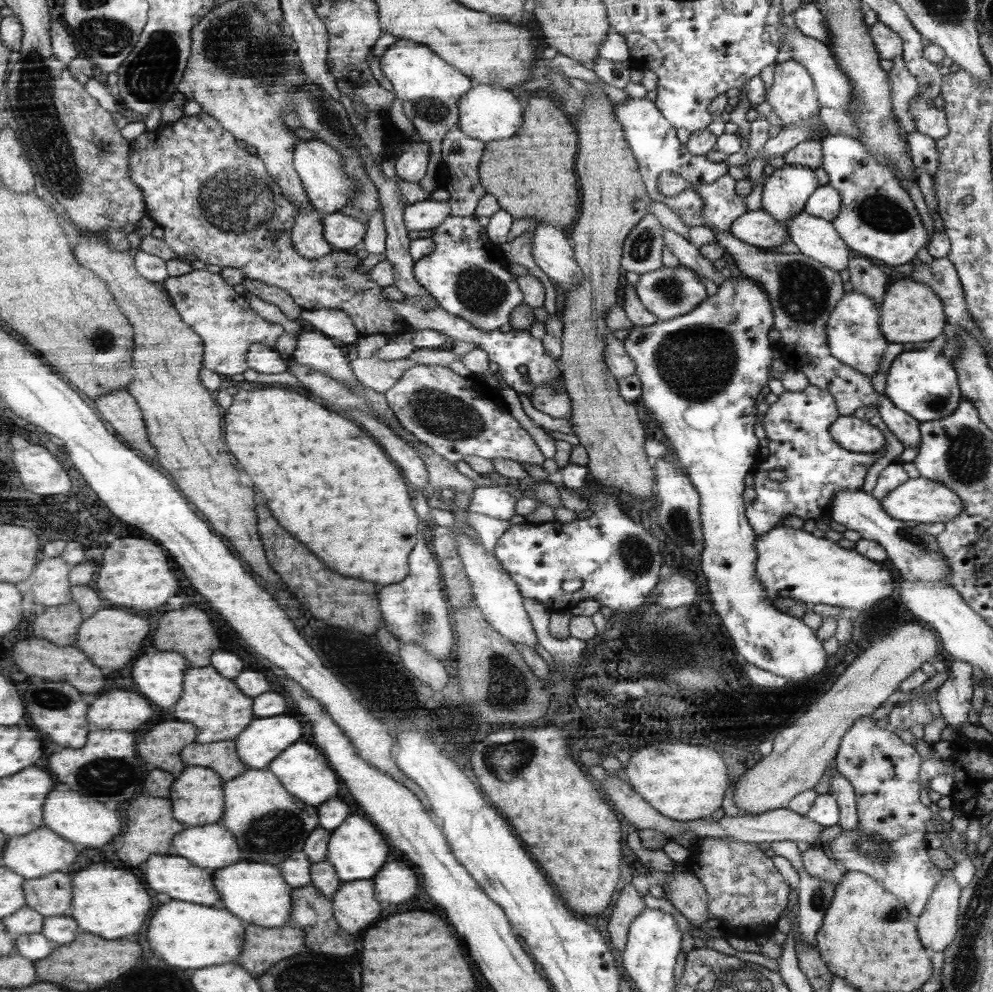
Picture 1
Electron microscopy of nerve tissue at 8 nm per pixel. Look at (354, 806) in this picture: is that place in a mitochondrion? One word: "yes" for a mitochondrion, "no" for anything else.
no

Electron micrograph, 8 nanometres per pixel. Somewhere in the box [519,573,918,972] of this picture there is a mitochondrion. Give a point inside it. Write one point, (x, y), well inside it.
(875, 849)

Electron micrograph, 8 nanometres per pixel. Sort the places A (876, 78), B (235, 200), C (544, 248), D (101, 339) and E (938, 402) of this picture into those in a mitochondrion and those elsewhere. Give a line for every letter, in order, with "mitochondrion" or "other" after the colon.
A: other
B: mitochondrion
C: other
D: mitochondrion
E: mitochondrion

